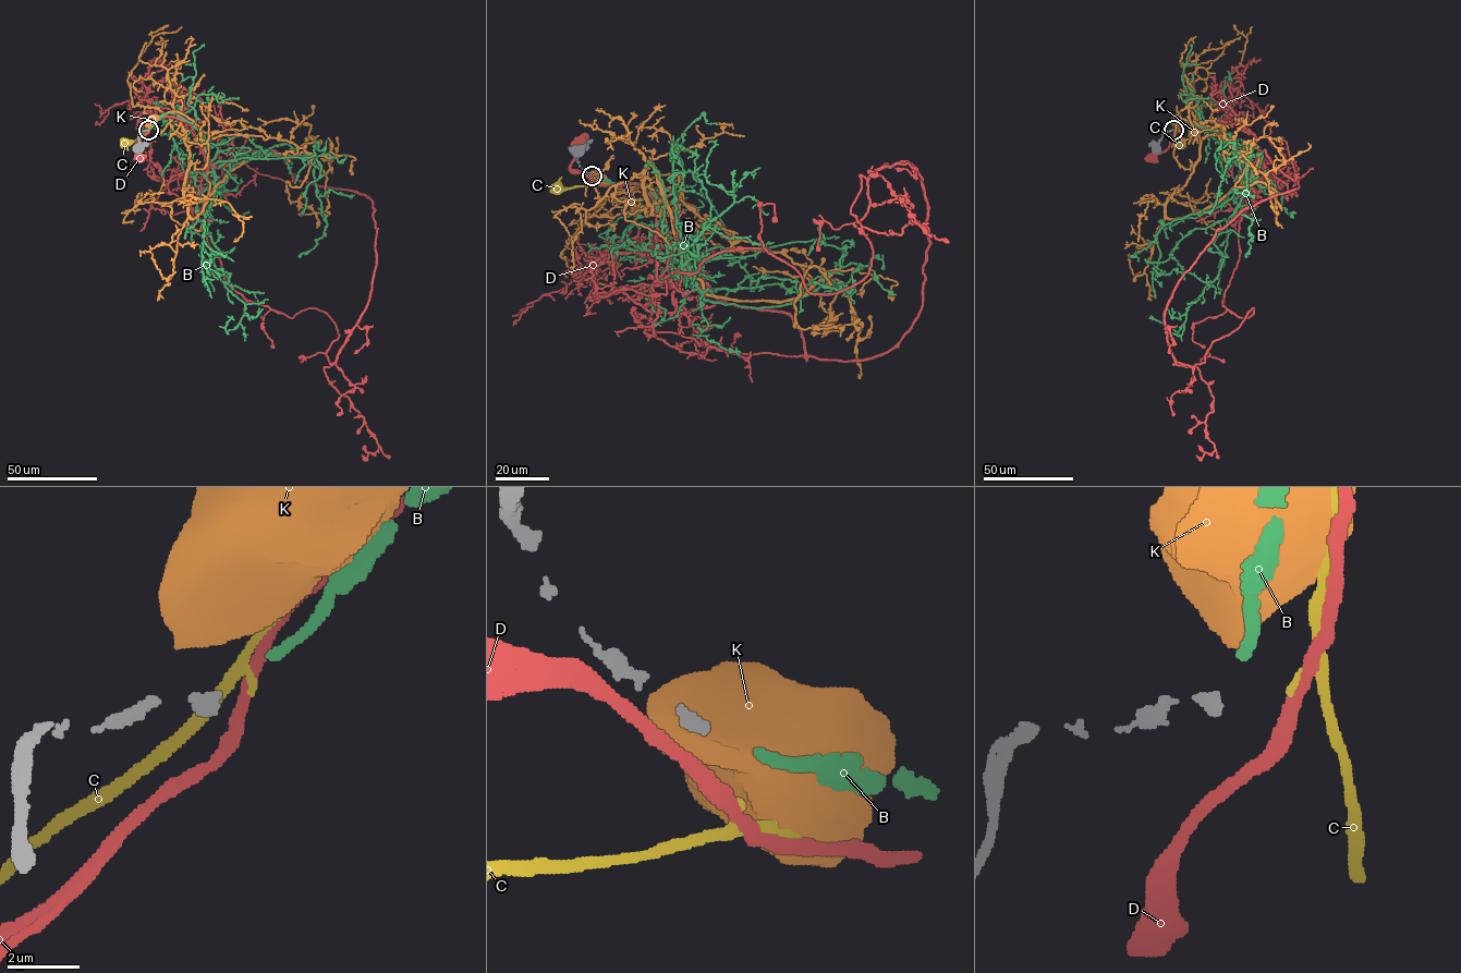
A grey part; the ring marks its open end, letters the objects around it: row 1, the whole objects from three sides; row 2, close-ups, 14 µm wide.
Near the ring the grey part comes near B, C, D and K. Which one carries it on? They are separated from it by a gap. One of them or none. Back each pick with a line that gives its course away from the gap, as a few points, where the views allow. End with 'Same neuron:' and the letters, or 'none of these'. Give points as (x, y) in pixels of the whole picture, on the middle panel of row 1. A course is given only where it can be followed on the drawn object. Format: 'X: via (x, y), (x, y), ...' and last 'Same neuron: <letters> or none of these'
B: via (595, 178), (649, 190), (673, 266), (704, 300), (775, 307), (832, 282), (855, 290), (813, 282)
Same neuron: B

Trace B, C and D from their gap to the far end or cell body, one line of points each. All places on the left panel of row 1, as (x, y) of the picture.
B: (150, 128), (170, 112), (192, 123), (217, 187), (257, 151), (312, 155), (327, 226), (299, 256)
C: (149, 130), (125, 143)
D: (148, 131), (134, 147), (137, 158)

